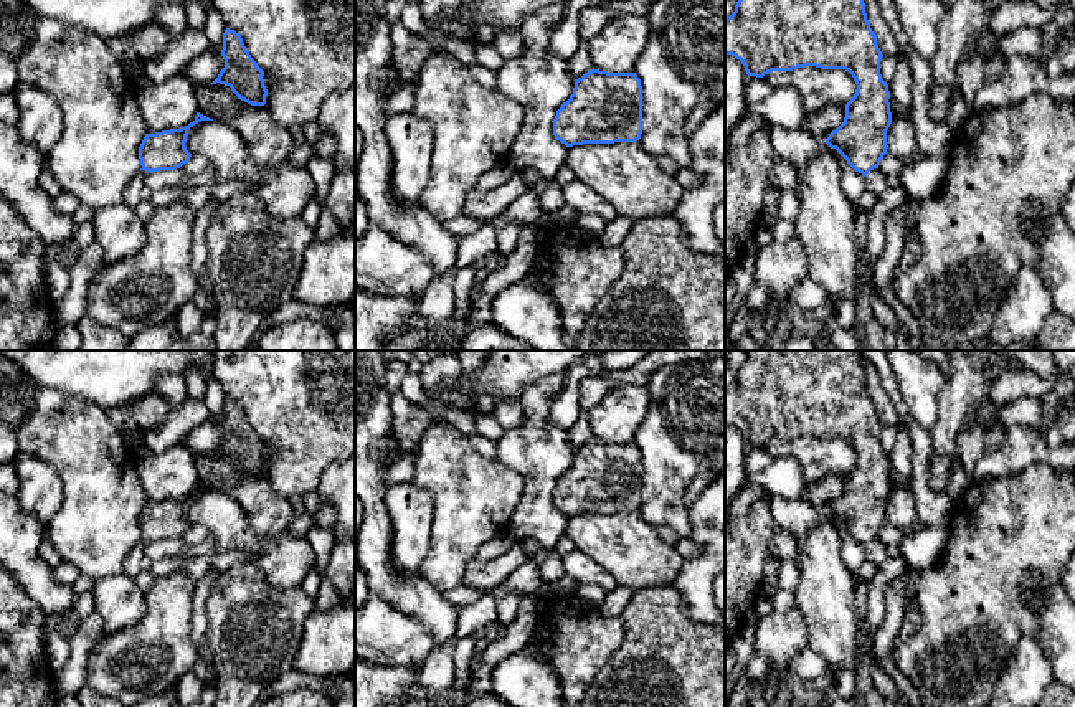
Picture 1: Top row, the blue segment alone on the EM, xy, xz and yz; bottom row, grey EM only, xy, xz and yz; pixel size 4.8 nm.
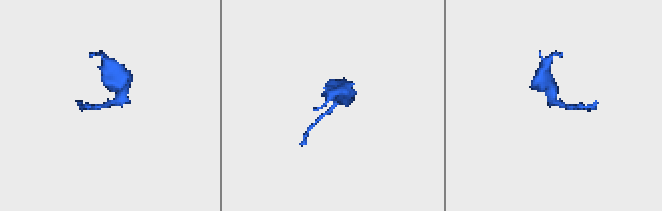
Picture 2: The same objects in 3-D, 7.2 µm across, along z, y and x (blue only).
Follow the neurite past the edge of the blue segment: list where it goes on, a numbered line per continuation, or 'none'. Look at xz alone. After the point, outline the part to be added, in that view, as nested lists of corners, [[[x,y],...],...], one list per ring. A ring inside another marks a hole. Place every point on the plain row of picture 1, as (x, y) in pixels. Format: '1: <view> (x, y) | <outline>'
none

